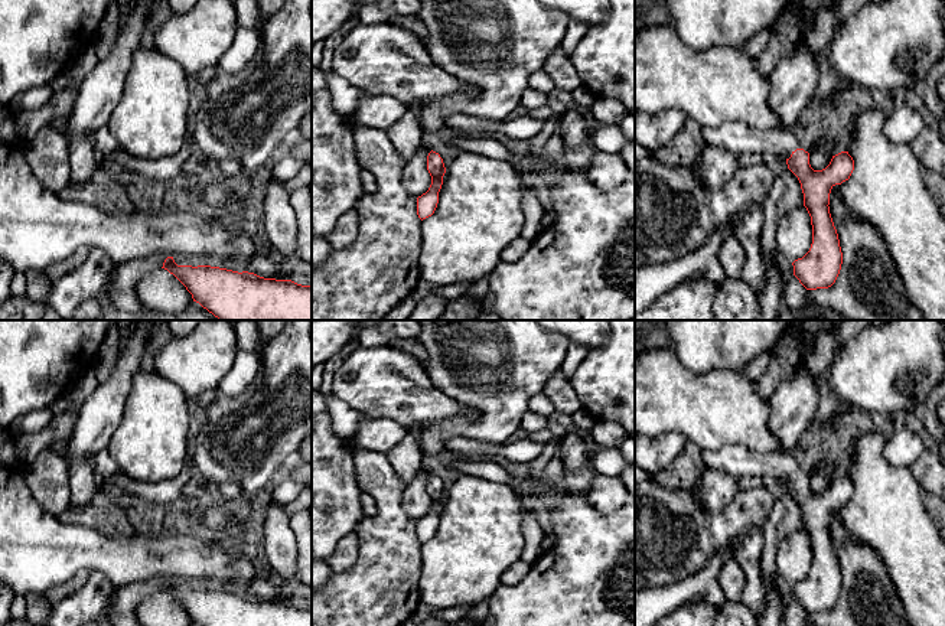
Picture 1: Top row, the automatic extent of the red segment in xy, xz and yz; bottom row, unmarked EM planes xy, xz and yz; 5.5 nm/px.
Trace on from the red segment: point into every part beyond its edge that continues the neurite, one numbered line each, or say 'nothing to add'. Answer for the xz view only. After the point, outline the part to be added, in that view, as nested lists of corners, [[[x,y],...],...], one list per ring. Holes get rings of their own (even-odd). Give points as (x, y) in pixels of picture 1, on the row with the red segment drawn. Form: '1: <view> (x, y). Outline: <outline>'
nothing to add

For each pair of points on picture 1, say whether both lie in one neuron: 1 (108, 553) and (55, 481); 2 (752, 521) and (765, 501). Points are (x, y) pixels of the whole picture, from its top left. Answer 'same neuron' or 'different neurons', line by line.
1: different neurons
2: same neuron

